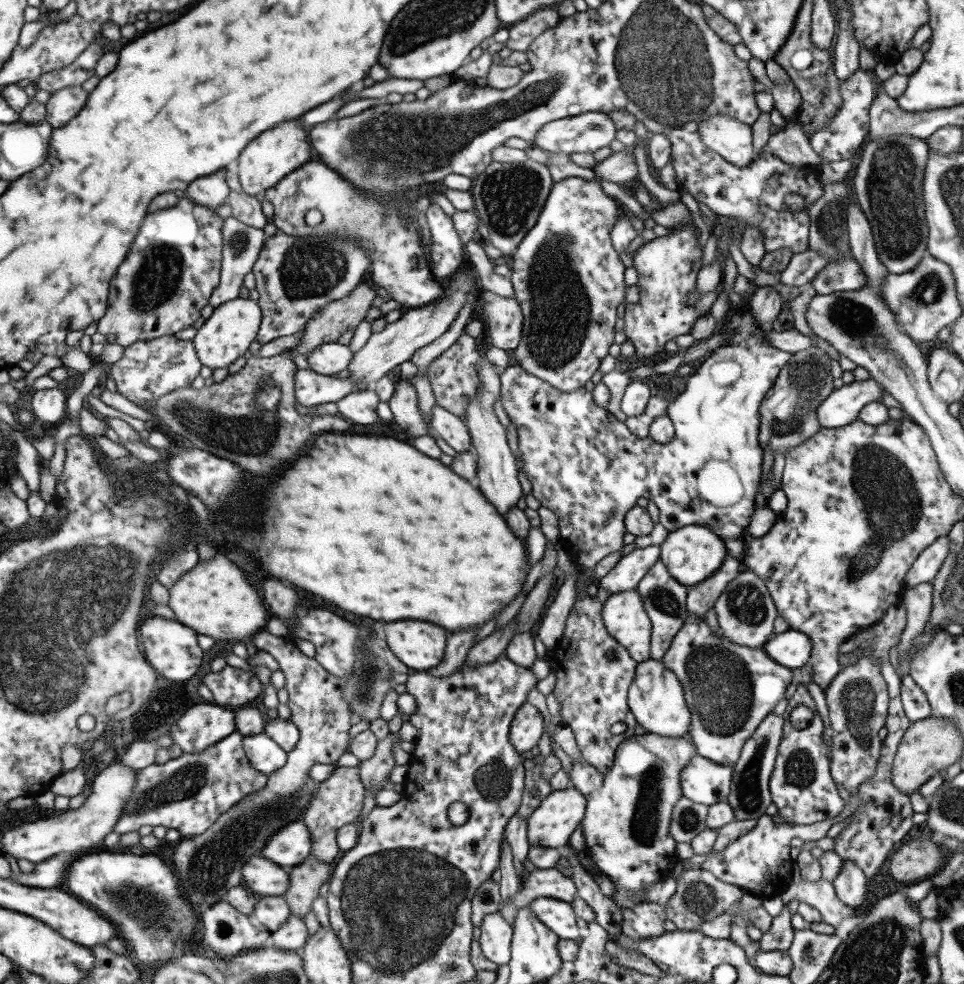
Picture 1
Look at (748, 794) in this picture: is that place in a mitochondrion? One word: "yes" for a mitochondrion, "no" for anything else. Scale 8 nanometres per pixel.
yes

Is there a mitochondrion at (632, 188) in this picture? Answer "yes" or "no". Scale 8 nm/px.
no

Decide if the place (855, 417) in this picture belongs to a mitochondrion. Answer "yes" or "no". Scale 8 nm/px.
no

